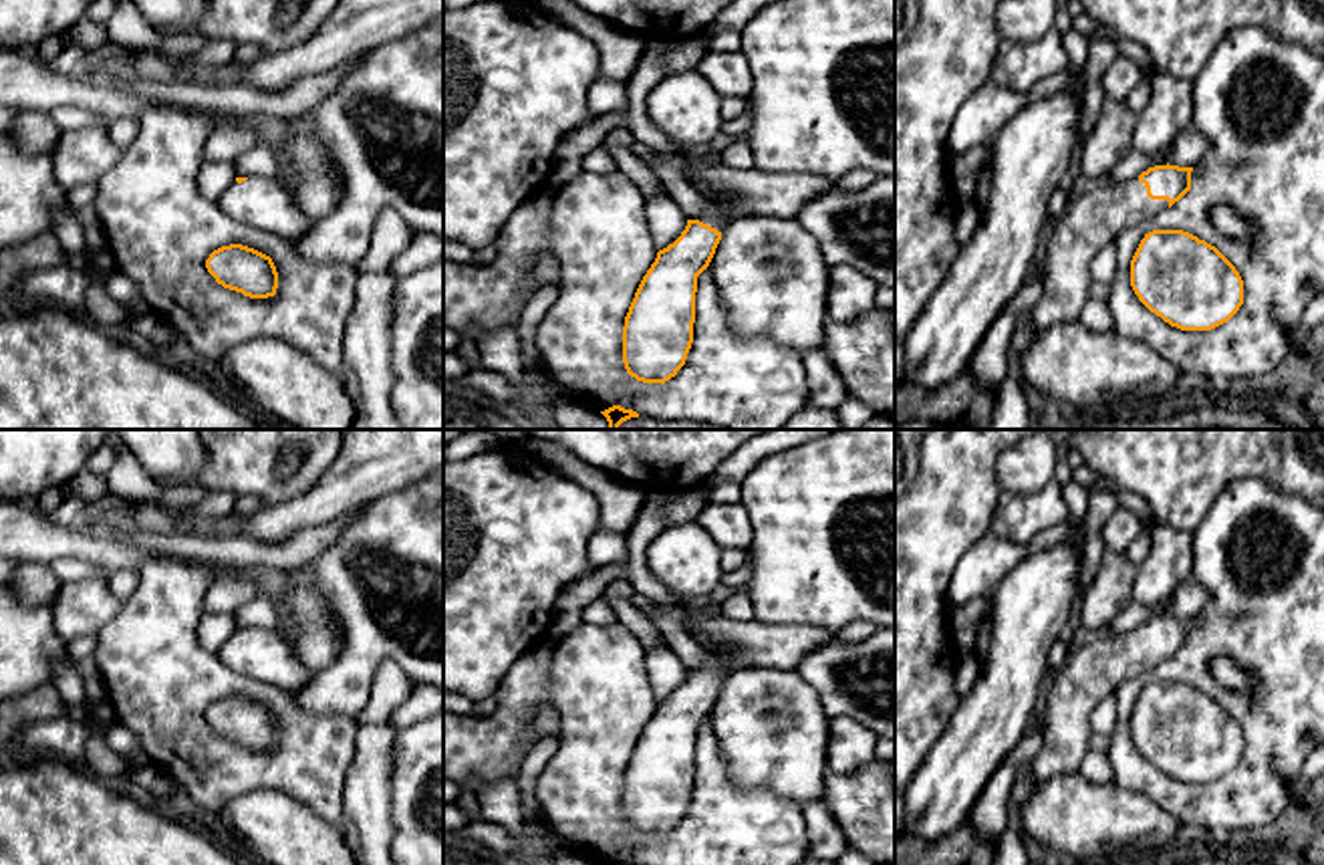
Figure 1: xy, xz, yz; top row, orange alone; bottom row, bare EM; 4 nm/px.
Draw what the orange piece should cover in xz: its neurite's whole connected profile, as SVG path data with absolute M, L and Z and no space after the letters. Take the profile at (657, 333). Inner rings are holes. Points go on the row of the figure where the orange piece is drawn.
M703 196L707 212L687 220L681 236L657 252L625 317L623 363L637 381L669 381L691 349L697 276L709 266L734 218L721 198Z

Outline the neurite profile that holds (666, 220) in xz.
M667 194L647 198L645 214L649 218L649 232L657 244L657 250L673 244L687 226L687 218Z

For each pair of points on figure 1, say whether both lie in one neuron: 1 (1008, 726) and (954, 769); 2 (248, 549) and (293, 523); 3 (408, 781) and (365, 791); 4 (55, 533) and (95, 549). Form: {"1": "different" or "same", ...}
{"1": "same", "2": "different", "3": "different", "4": "same"}

